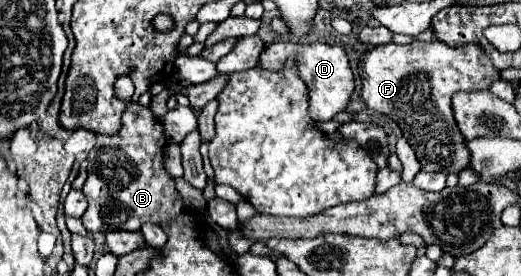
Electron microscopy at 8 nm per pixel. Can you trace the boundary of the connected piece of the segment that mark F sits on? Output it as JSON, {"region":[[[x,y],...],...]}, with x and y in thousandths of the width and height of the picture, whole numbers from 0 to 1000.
{"region":[[[802,152],[768,167],[768,159],[737,159],[714,174],[691,225],[695,275],[695,355],[706,391],[733,406],[760,435],[775,478],[775,500],[798,543],[798,565],[818,623],[856,623],[875,630],[898,601],[898,543],[891,529],[891,500],[871,449],[864,355],[879,326],[929,326],[944,290],[956,283],[956,254],[940,232],[937,203],[910,159],[894,159],[883,174],[864,174],[848,152]]]}

